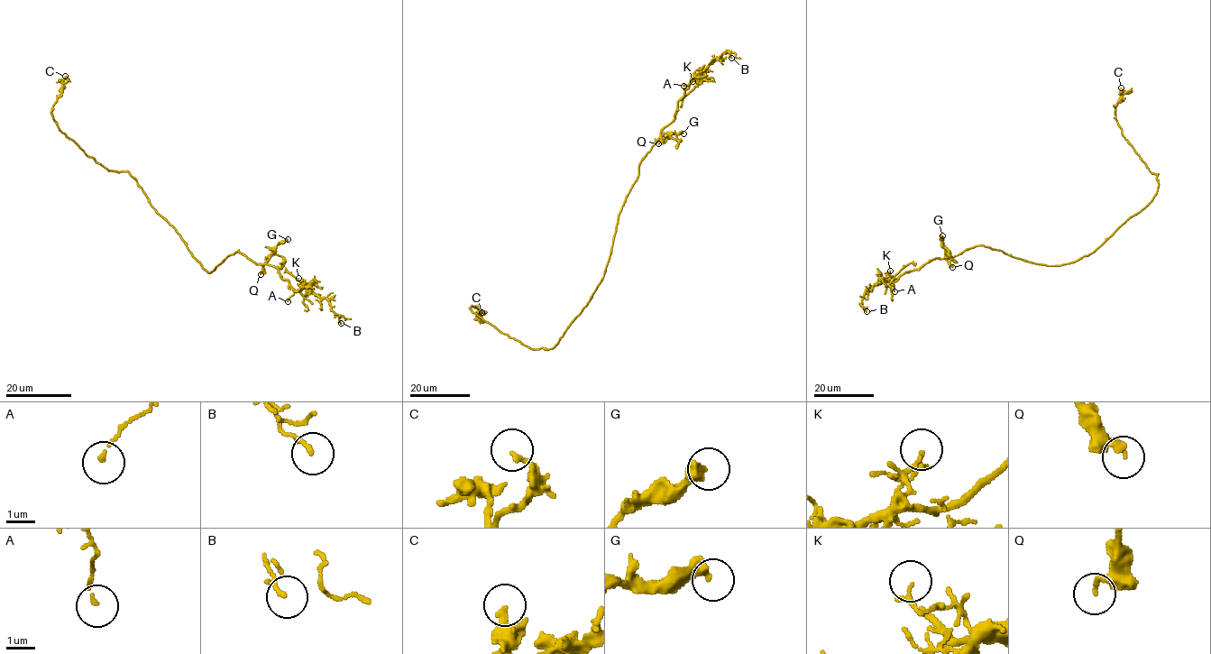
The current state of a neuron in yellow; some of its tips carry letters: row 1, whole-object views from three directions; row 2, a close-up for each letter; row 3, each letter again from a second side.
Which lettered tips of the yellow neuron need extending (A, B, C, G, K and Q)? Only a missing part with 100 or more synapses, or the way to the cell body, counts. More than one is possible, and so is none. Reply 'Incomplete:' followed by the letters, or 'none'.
Incomplete: none

